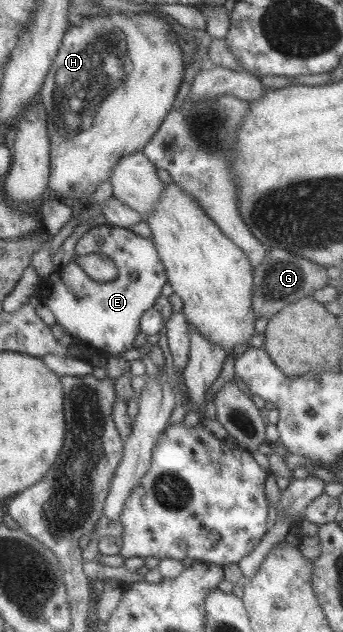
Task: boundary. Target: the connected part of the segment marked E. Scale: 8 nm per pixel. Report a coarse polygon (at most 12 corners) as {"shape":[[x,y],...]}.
{"shape":[[83,227],[75,256],[105,254],[96,282],[71,260],[39,301],[75,341],[118,355],[167,276],[152,239]]}

